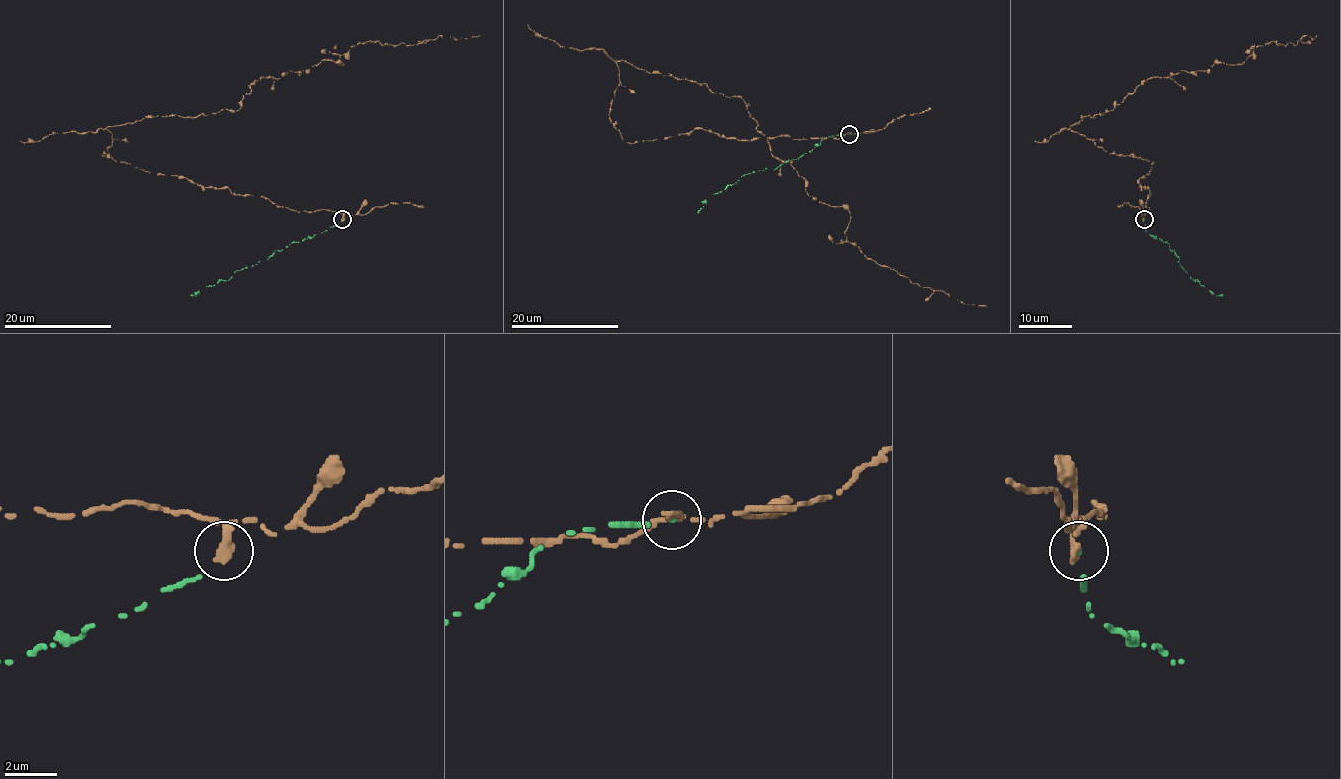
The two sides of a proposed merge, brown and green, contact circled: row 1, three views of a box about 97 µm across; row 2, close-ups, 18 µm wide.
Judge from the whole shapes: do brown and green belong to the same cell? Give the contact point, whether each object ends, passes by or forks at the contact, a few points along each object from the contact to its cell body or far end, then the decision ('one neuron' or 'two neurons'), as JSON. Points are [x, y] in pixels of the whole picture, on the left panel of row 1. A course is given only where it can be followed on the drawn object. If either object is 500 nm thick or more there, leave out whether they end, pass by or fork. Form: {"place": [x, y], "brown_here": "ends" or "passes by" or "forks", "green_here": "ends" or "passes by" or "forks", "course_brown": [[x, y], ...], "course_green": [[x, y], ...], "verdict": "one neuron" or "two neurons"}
{"place": [342, 219], "brown_here": "ends", "green_here": "ends", "course_brown": [[343, 219], [102, 156], [107, 128], [237, 110], [249, 85], [343, 65], [359, 43], [479, 35]], "course_green": [[343, 219], [336, 225], [276, 249], [257, 264], [236, 271], [228, 280], [198, 290], [195, 296], [190, 295]], "verdict": "two neurons"}

